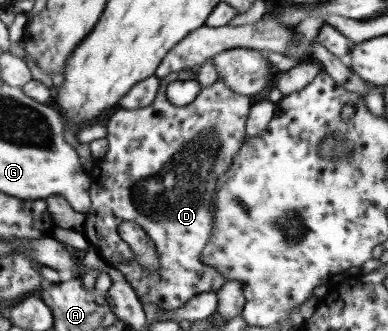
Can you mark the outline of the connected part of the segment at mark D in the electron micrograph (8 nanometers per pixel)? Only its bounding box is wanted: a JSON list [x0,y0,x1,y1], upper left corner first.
[81,70,253,310]

